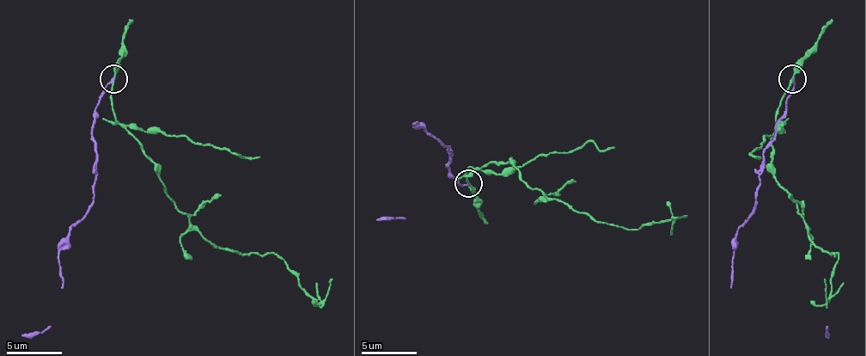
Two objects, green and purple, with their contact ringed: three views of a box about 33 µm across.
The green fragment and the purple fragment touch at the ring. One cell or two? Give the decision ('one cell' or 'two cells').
two cells

